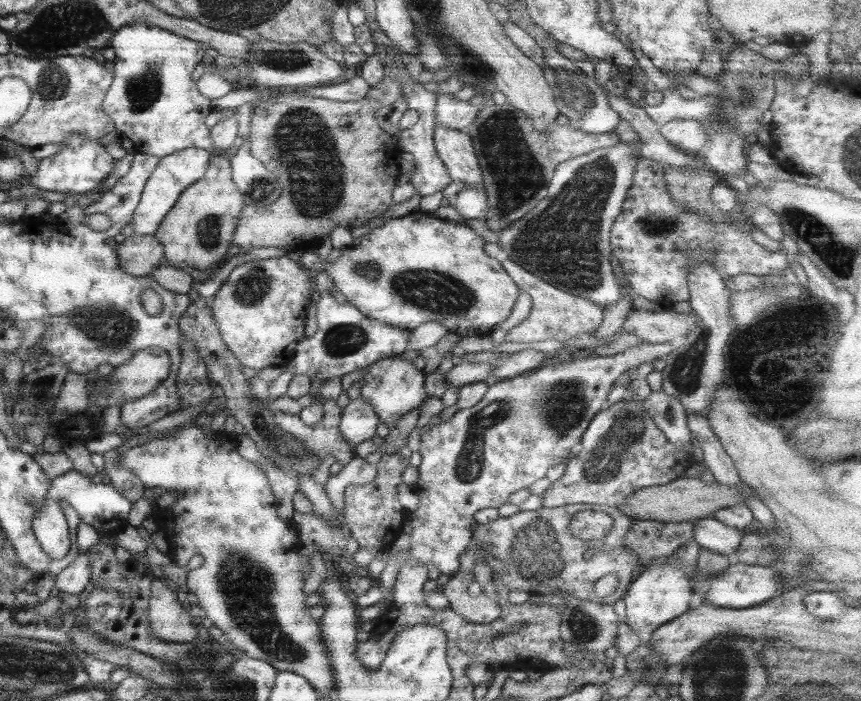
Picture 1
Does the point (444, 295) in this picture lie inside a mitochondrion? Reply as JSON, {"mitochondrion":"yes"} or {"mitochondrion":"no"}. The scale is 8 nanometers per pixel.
{"mitochondrion":"yes"}

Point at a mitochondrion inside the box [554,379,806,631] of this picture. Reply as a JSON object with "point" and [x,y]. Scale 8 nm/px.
{"point":[606,463]}

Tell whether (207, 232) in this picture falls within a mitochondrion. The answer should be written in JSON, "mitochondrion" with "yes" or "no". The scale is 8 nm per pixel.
{"mitochondrion":"yes"}

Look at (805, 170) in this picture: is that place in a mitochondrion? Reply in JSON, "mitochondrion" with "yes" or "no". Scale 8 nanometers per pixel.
{"mitochondrion":"no"}

